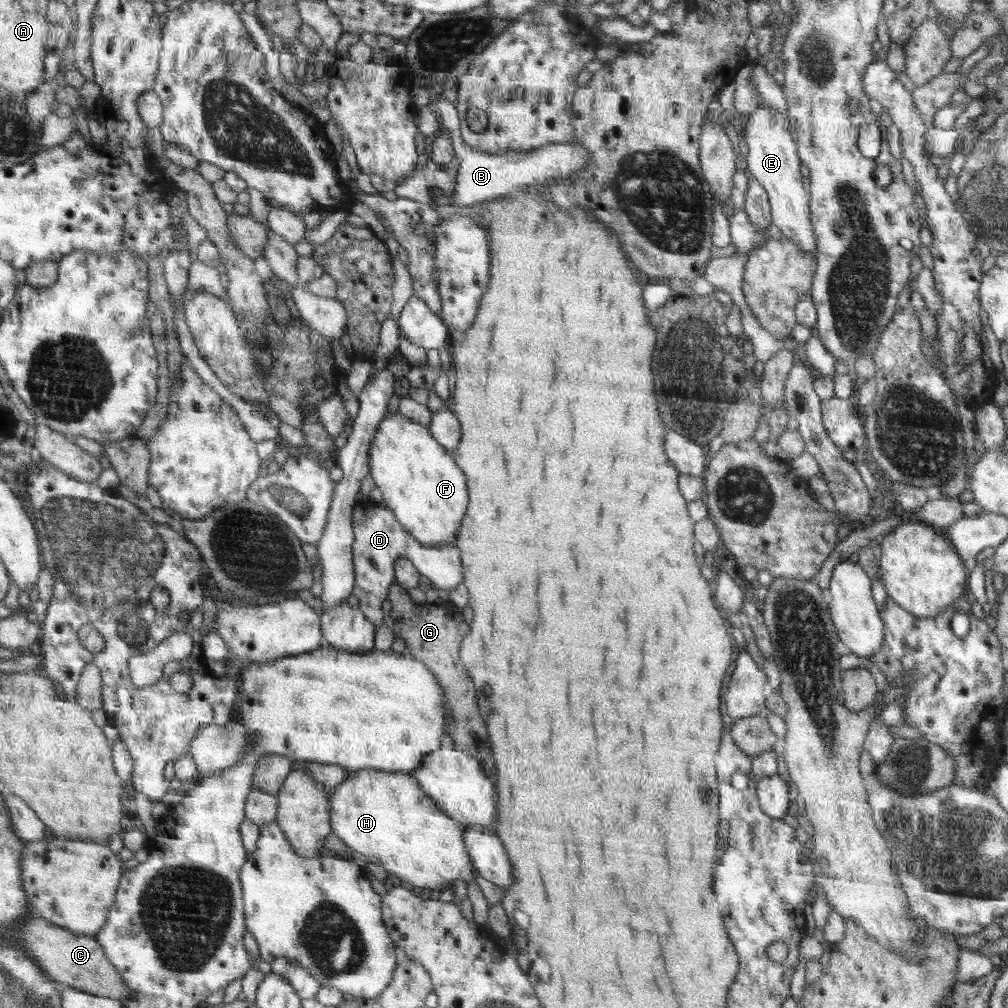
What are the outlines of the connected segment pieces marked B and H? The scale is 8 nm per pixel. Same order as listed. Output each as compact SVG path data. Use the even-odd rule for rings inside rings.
M442 95L438 100L434 101L433 108L436 110L438 117L441 119L441 125L446 128L452 138L452 147L454 154L459 160L458 174L456 174L456 186L454 186L454 196L450 200L450 204L457 207L470 207L476 203L482 203L482 201L490 201L492 199L498 199L504 196L521 194L525 188L530 186L542 186L547 179L559 177L568 178L571 181L571 189L573 184L573 178L570 178L570 174L582 170L582 166L588 164L588 158L590 158L590 151L582 147L580 143L558 143L557 145L544 145L537 149L530 149L529 151L514 151L506 152L499 155L491 155L483 152L476 152L468 146L461 134L460 134L460 120L457 112L457 107L448 102Z
M372 768L348 770L348 778L330 793L330 819L334 832L354 852L364 854L367 862L382 866L406 884L414 884L416 890L454 887L456 880L462 880L464 884L476 881L477 870L465 846L465 825L447 815L436 799L422 790L420 782L412 774Z

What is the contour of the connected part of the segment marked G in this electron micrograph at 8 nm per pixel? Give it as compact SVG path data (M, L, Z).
M394 586L394 590L390 590L388 599L390 599L390 604L396 608L396 612L390 614L394 618L394 635L405 641L407 654L425 663L426 667L433 671L438 685L444 691L445 706L447 708L454 706L454 714L458 716L458 722L454 722L454 726L452 722L448 722L448 732L446 732L452 738L453 745L456 749L479 759L490 778L496 777L492 748L490 748L490 740L486 734L486 722L482 720L478 704L476 704L474 684L470 676L466 674L466 670L462 668L462 662L458 658L458 648L470 630L470 626L464 622L460 614L460 609L454 604L446 604L446 606L440 603L437 603L437 606L430 606L426 602L418 604L410 598L407 589L401 586Z

